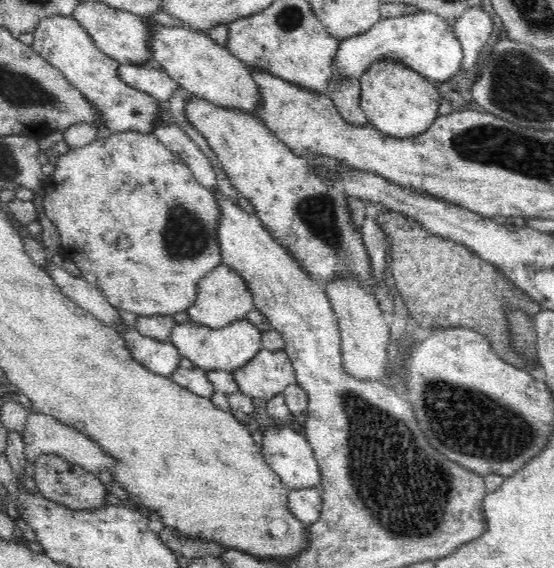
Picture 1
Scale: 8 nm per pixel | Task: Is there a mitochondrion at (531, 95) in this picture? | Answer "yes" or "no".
yes

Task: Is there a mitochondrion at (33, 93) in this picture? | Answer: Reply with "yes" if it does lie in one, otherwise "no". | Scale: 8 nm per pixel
yes

